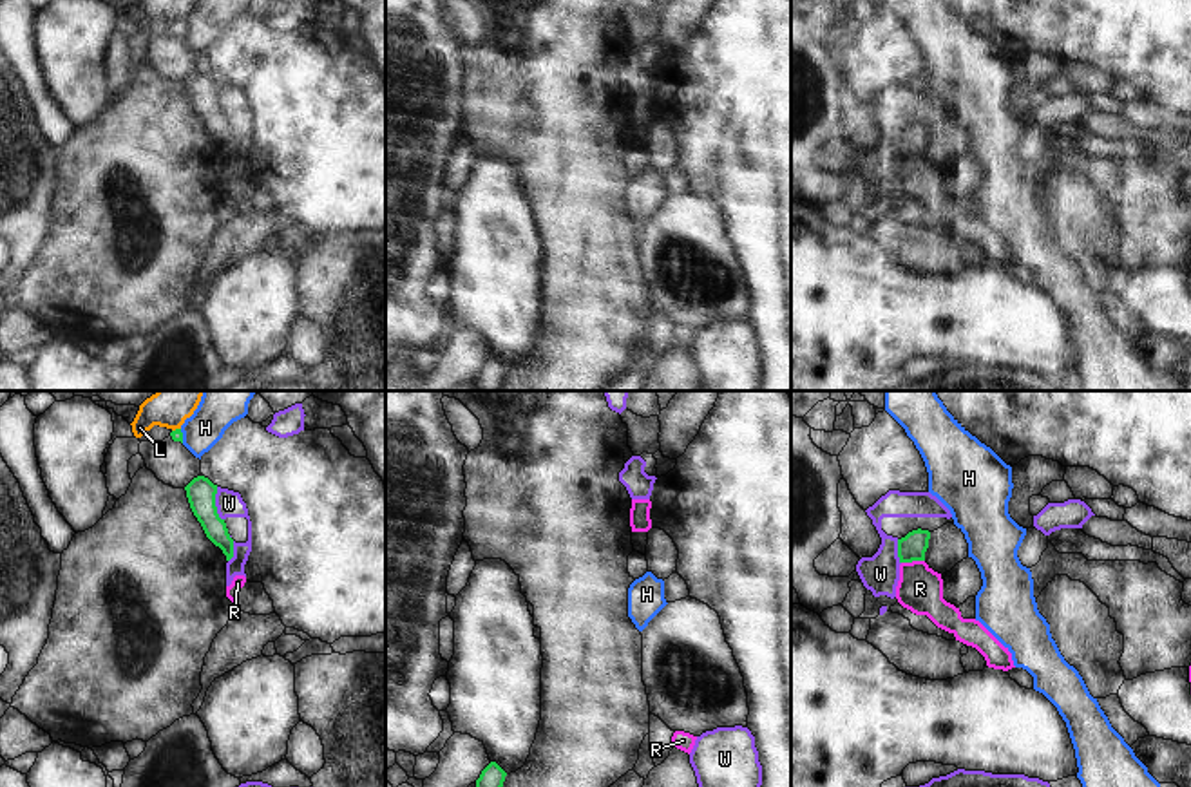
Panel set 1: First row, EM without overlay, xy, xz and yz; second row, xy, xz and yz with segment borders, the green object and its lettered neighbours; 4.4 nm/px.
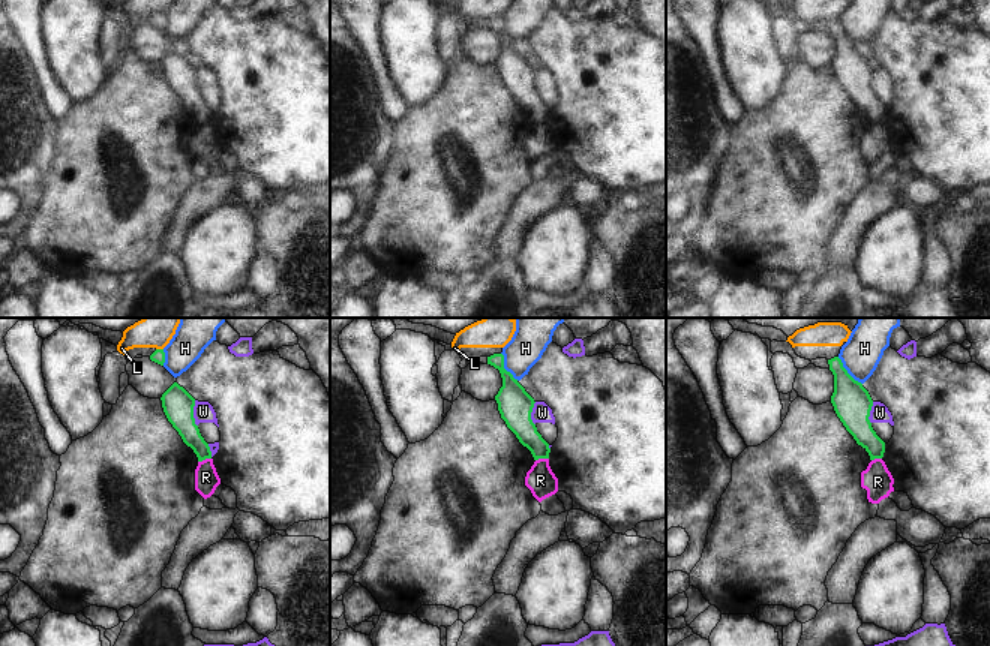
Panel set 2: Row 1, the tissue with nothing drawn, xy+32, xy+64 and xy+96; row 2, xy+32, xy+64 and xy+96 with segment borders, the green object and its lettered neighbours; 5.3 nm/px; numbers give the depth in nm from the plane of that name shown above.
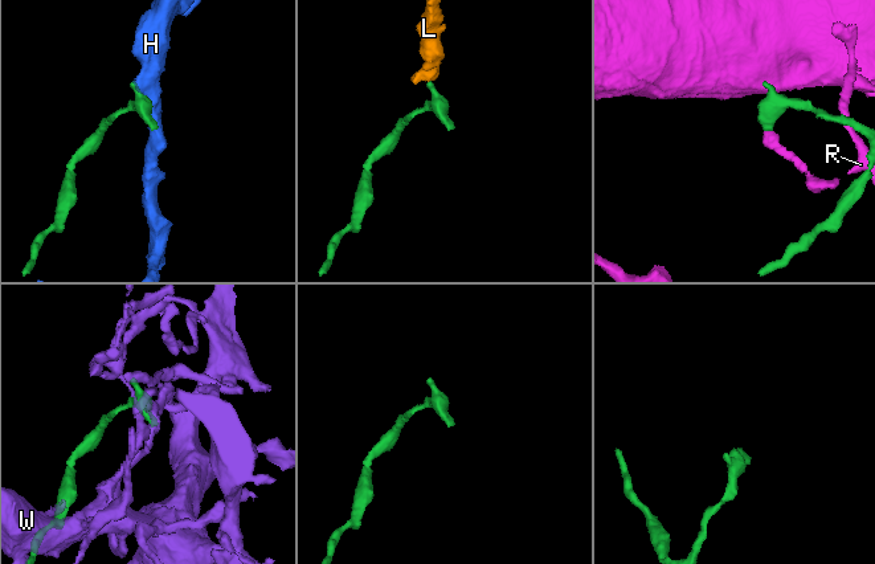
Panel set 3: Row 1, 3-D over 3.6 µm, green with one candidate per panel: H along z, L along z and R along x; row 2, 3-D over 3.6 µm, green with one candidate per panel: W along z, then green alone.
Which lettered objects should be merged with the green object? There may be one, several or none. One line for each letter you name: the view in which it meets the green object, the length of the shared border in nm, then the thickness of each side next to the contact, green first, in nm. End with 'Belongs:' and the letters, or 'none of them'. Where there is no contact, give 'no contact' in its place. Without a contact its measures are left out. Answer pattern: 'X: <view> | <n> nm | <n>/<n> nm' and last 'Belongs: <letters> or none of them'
Belongs: none of them

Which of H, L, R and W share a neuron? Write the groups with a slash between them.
H / L / R / W

